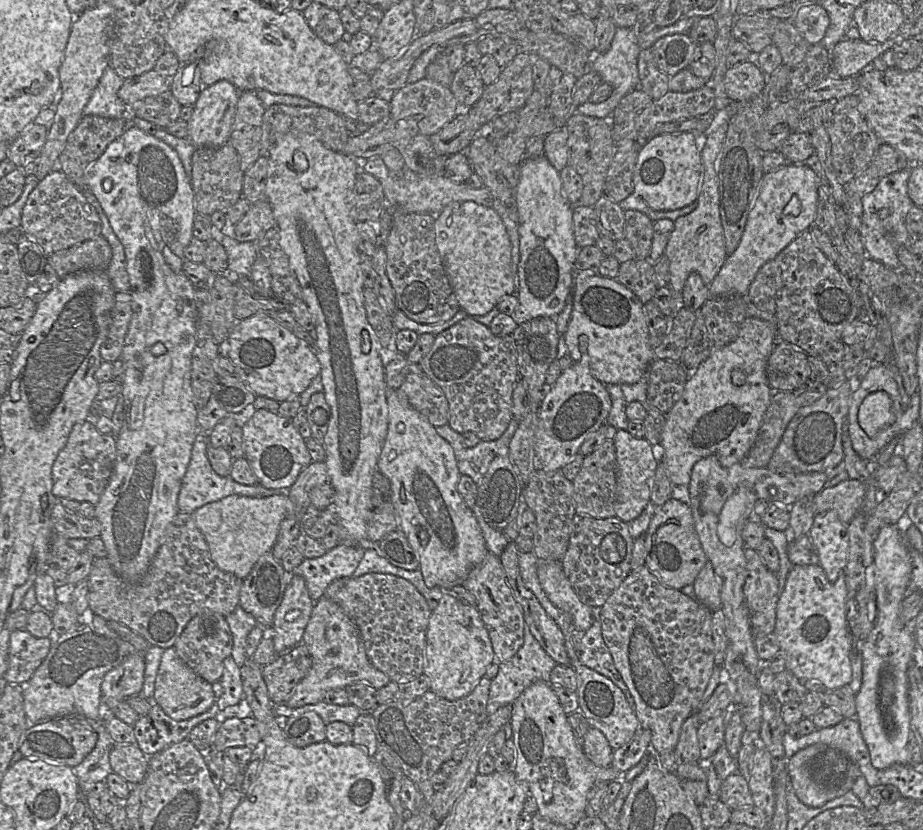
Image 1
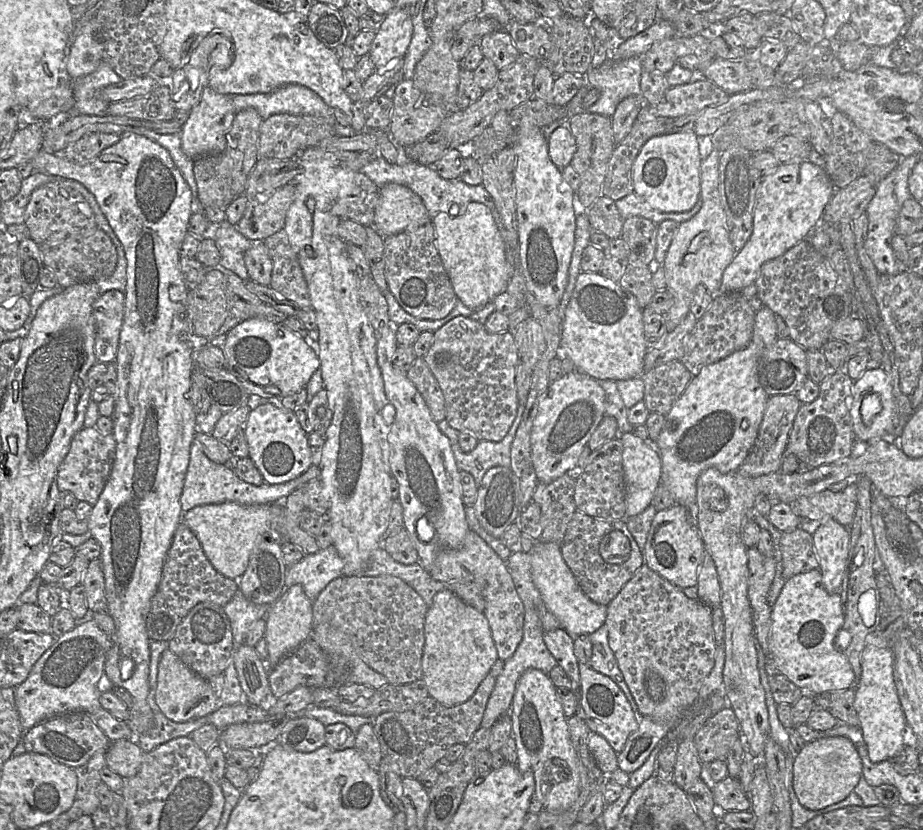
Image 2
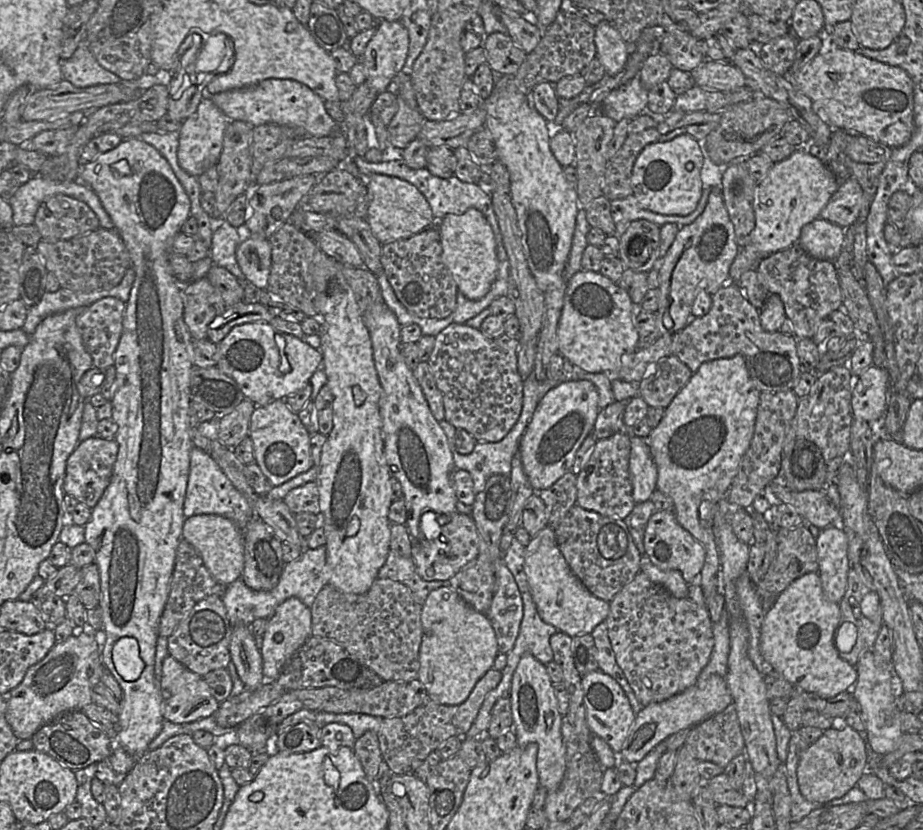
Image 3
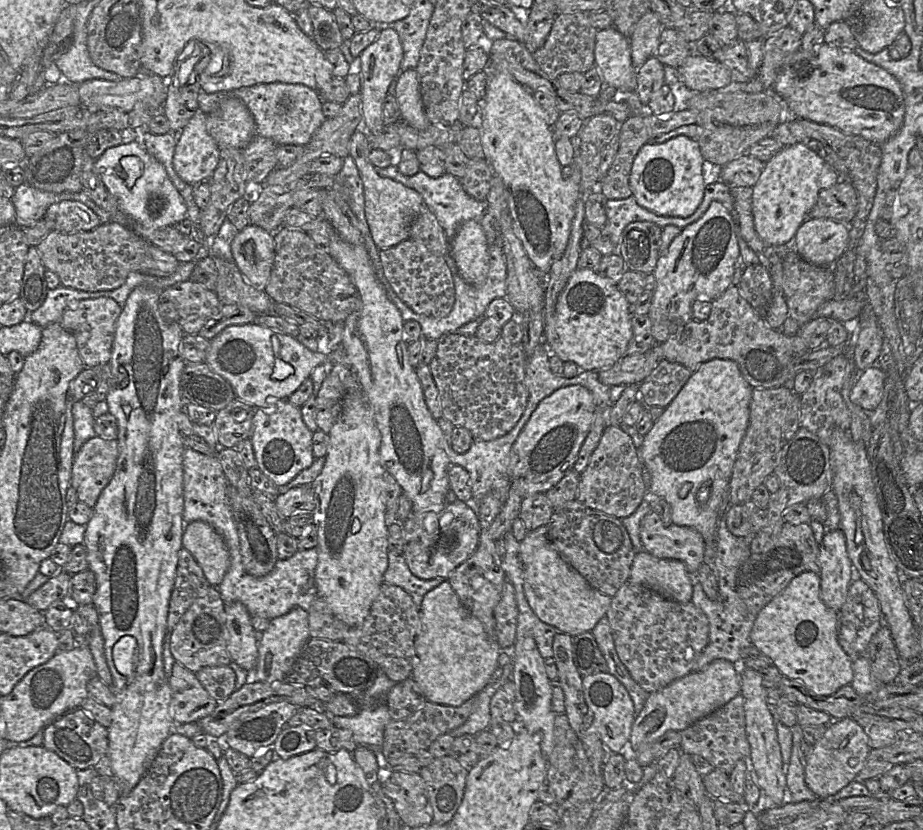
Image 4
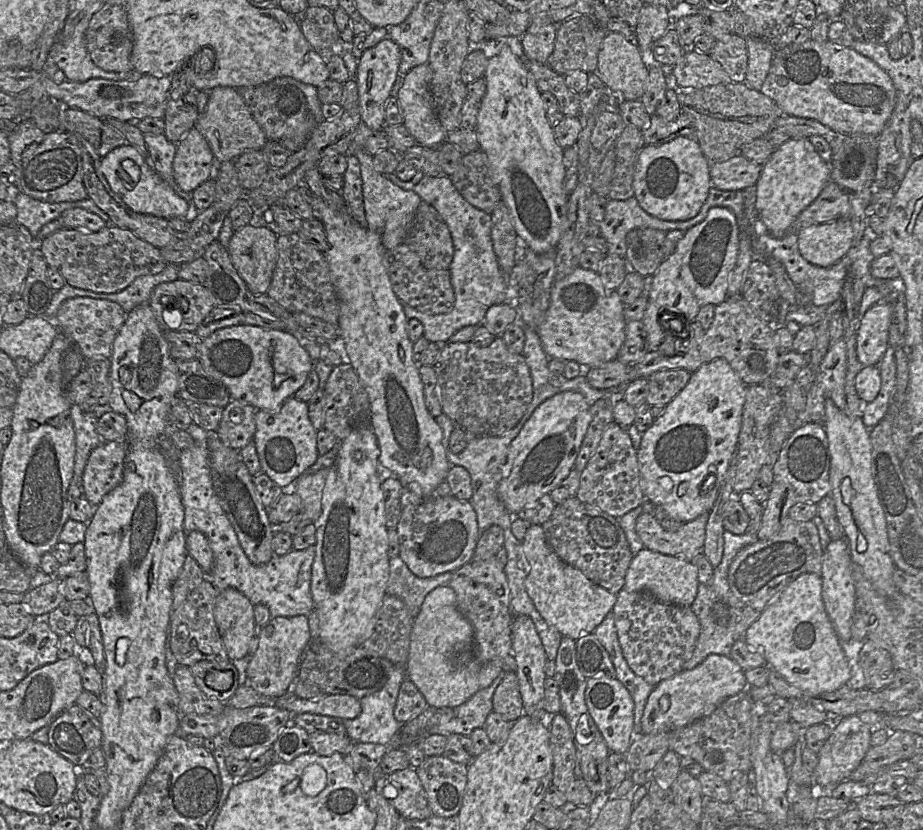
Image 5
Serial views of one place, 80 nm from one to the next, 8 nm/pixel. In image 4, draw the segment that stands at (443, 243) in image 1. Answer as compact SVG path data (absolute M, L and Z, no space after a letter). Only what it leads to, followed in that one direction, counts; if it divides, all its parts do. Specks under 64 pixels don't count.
M468 220L459 226L449 241L449 255L467 283L475 287L483 285L489 271L489 253L486 235L478 222Z

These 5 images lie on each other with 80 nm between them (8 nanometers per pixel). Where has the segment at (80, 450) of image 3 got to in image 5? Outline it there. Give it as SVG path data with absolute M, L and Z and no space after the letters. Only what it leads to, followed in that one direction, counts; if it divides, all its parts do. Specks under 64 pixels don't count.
M104 441L88 457L82 475L82 495L95 507L123 480L125 441Z

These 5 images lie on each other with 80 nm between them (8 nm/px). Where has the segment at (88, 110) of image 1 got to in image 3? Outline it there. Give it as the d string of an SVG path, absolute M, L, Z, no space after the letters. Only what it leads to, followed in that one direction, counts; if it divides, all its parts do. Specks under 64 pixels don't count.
M87 39L79 42L70 58L61 61L61 71L63 78L79 88L123 81L97 62L89 49Z

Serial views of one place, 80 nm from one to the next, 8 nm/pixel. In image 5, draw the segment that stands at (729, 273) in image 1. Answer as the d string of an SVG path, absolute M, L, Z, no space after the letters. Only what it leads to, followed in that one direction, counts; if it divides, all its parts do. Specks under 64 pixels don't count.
M791 138L776 148L763 164L756 183L756 209L762 228L781 238L794 231L795 222L831 180L831 166L817 153L807 138Z

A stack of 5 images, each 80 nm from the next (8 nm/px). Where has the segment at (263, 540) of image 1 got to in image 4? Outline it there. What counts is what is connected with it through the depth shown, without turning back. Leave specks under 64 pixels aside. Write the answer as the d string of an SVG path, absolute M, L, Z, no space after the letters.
M197 520L185 526L182 545L198 562L210 585L217 587L230 564L229 551L222 536L208 523Z

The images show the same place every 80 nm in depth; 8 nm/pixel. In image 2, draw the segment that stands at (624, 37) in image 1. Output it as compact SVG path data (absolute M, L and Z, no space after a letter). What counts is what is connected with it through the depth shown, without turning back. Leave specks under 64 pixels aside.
M642 57L607 59L598 68L590 68L585 74L585 83L596 88L600 96L586 112L612 117L623 99L641 97L642 70Z

